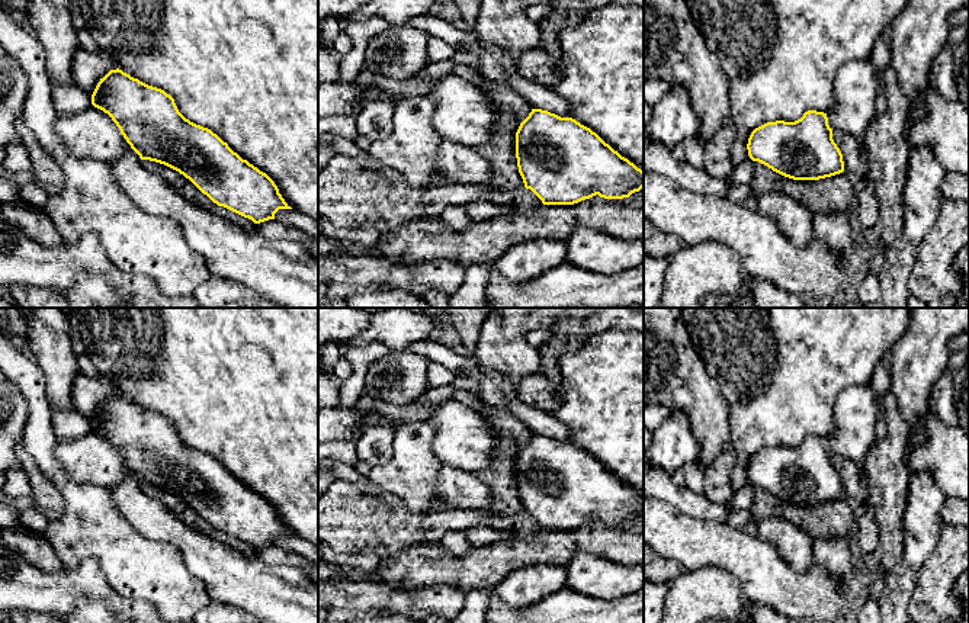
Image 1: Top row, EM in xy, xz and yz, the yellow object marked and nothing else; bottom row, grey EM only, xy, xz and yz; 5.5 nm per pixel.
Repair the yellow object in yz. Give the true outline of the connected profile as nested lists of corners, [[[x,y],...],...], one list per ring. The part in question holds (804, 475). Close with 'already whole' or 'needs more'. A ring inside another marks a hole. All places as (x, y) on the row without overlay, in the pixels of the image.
[[[808,436],[795,447],[767,447],[751,457],[747,475],[753,486],[793,505],[819,505],[844,497],[824,437]]]; already whole

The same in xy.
[[[116,394],[100,404],[92,420],[92,430],[112,443],[141,485],[155,486],[179,497],[218,532],[254,549],[275,545],[279,534],[292,534],[266,498],[243,485],[211,455],[186,444],[174,424],[164,415]]]; already whole

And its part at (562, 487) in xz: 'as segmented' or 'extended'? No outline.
as segmented

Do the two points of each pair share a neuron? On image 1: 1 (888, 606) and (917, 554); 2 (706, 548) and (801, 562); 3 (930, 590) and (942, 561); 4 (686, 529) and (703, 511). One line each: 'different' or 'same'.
1: same
2: different
3: same
4: different

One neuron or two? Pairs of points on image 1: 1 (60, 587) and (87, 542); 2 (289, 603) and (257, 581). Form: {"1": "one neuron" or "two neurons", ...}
{"1": "two neurons", "2": "one neuron"}

